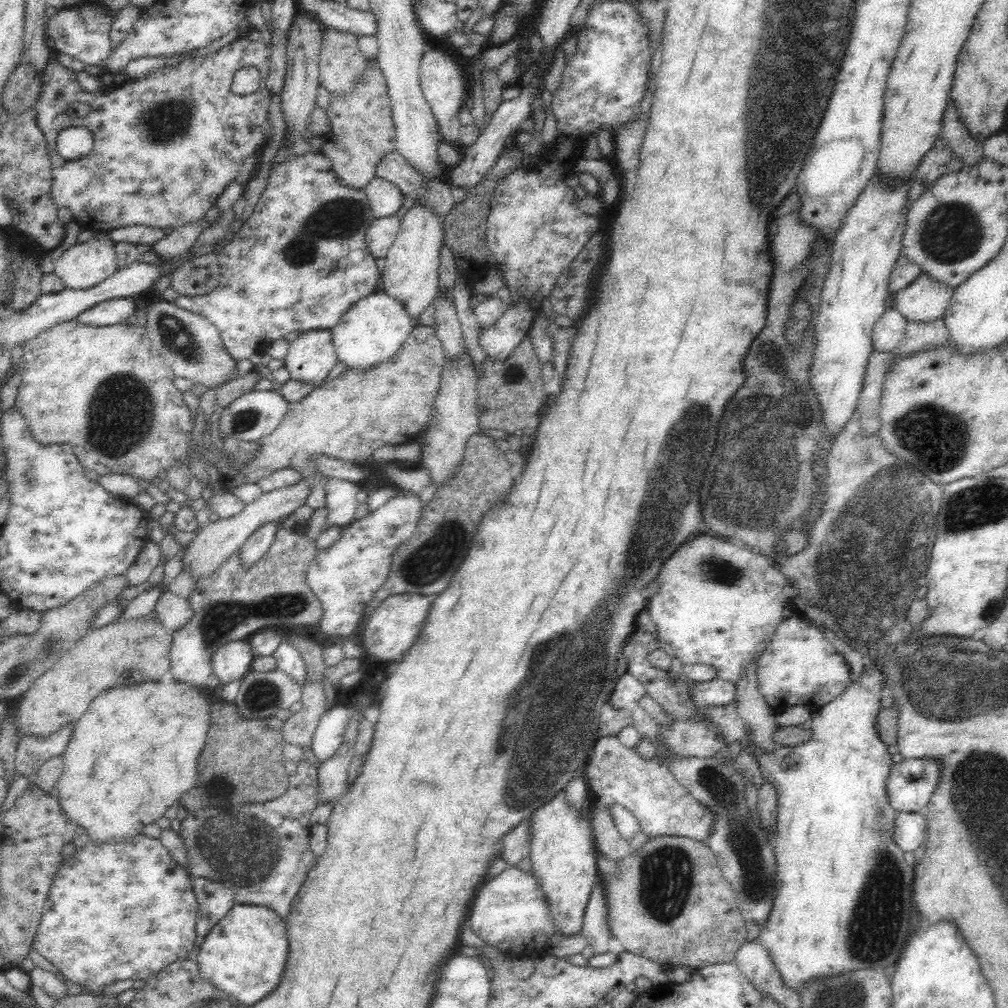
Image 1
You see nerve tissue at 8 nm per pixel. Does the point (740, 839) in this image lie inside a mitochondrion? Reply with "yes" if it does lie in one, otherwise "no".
yes

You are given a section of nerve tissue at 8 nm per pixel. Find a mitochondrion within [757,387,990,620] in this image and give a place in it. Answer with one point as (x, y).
(937, 441)

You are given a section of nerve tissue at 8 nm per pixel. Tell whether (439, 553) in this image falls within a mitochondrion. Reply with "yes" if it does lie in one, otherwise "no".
yes

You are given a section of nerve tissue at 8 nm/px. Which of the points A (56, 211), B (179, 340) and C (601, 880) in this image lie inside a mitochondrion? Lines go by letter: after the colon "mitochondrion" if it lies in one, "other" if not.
A: other
B: mitochondrion
C: other

